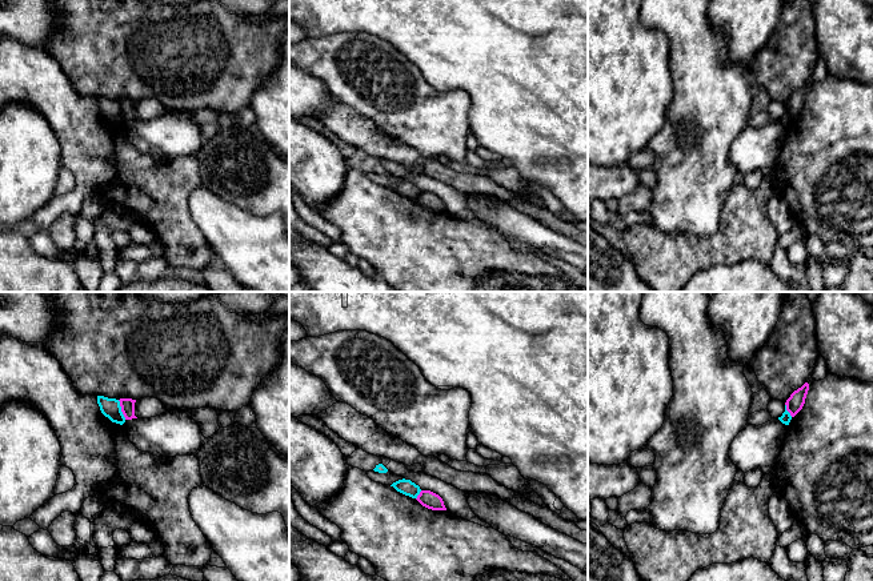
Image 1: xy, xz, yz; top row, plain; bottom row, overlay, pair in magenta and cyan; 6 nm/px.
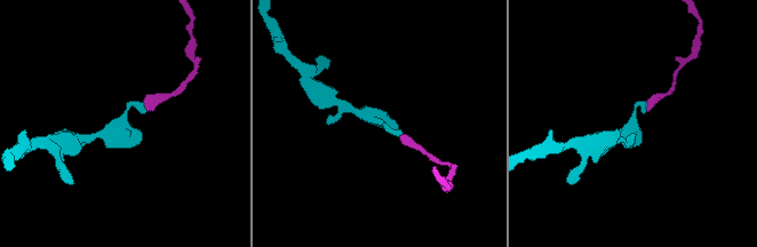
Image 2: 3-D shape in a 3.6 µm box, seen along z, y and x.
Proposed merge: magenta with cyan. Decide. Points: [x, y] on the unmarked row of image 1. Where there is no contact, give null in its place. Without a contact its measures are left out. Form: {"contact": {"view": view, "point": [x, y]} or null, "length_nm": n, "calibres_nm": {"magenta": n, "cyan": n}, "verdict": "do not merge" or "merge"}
{"contact": {"view": "xy", "point": [121, 111]}, "length_nm": 130, "calibres_nm": {"magenta": 80, "cyan": 120}, "verdict": "do not merge"}

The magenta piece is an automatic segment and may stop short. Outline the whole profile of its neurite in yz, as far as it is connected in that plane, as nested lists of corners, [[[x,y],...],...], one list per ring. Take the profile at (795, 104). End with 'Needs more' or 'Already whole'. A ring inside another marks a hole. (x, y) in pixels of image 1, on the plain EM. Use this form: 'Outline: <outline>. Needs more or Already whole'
Outline: [[[805,84],[801,89],[794,92],[790,99],[786,101],[786,112],[794,119],[804,108],[805,100],[809,92],[809,85]]]. Already whole

